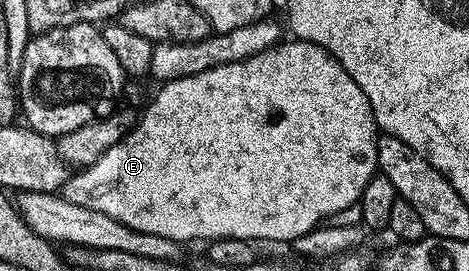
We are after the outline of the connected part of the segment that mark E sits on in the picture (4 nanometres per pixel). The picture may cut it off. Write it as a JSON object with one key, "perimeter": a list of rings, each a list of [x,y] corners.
{"perimeter":[[[305,39],[282,41],[255,57],[247,57],[238,63],[219,65],[215,69],[207,69],[191,77],[176,79],[164,84],[160,89],[162,91],[150,101],[149,108],[145,112],[143,110],[140,112],[137,126],[128,131],[115,145],[111,145],[111,149],[107,149],[107,153],[99,156],[91,166],[70,174],[63,188],[63,197],[71,201],[71,205],[107,213],[107,217],[115,217],[115,221],[131,229],[139,229],[139,233],[153,233],[155,237],[167,237],[182,245],[193,243],[196,239],[212,241],[227,237],[239,237],[250,241],[266,239],[269,243],[289,245],[293,240],[303,237],[308,231],[315,230],[326,221],[344,216],[341,214],[348,207],[356,208],[361,202],[363,189],[367,189],[367,181],[371,181],[371,177],[378,174],[379,128],[363,89],[359,89],[359,85],[351,81],[351,73],[347,73],[347,69],[343,69],[343,65],[339,65],[339,61],[335,61],[335,57],[327,53],[327,49],[308,43]]]}

